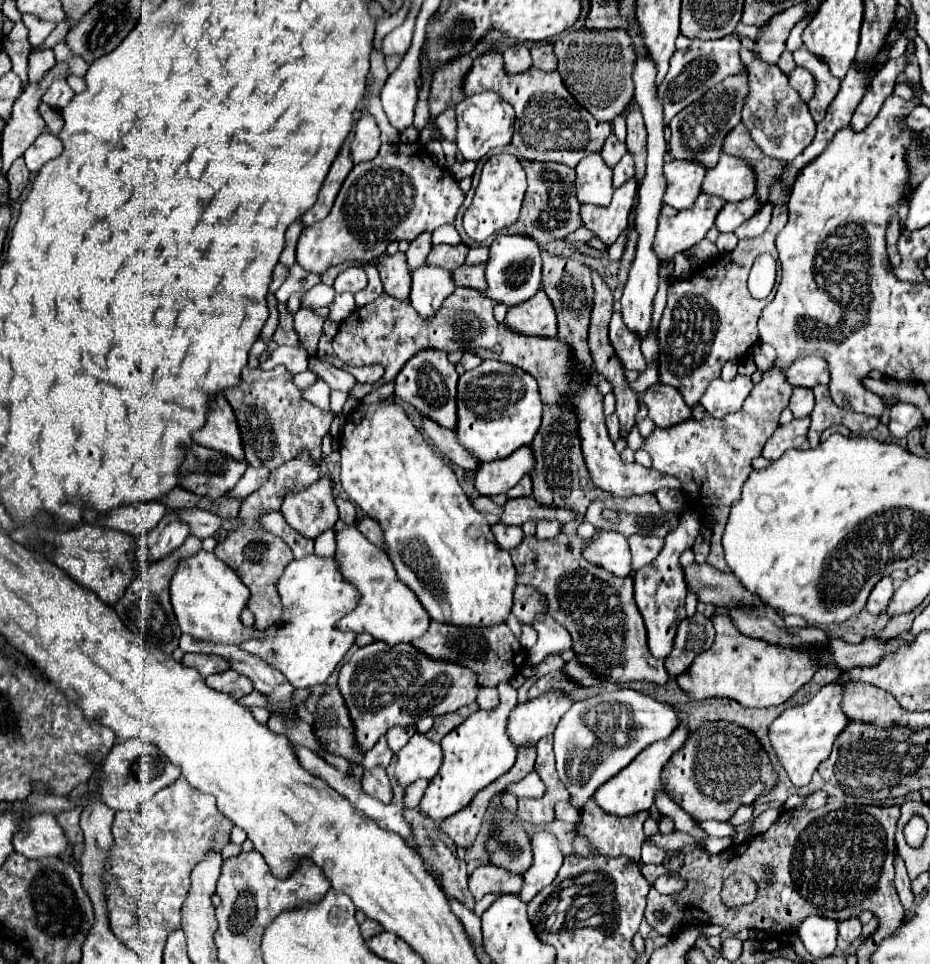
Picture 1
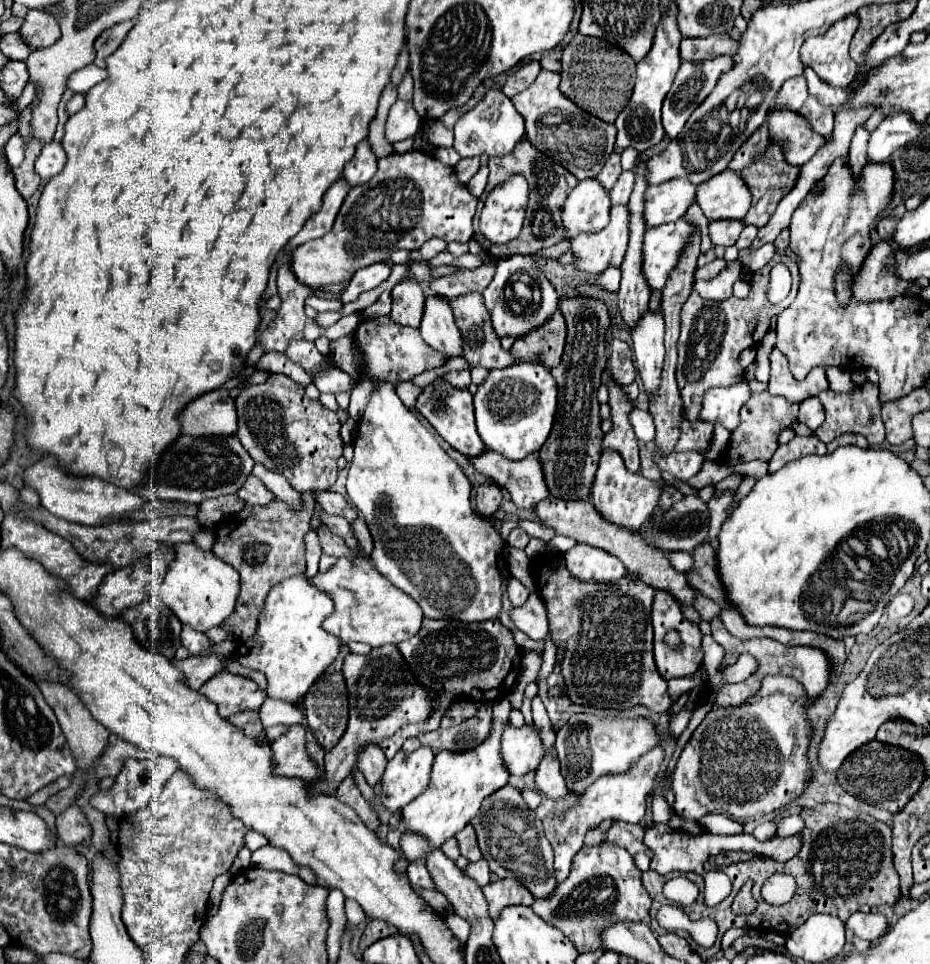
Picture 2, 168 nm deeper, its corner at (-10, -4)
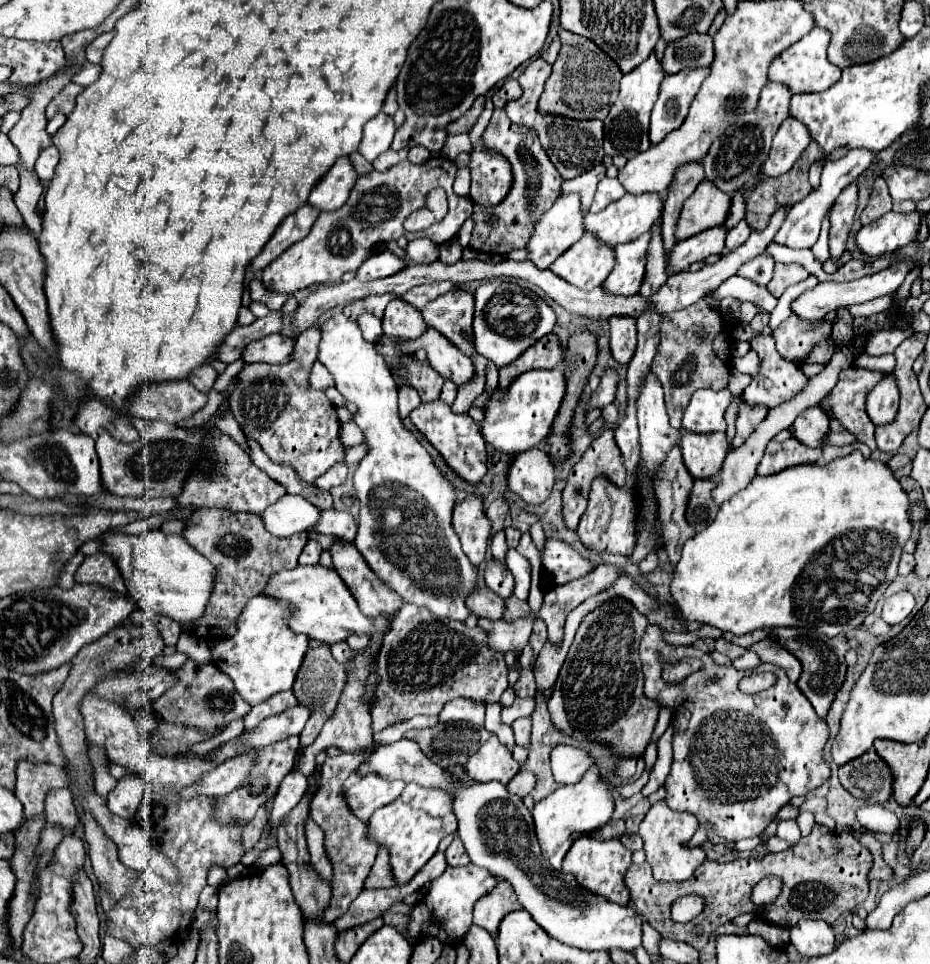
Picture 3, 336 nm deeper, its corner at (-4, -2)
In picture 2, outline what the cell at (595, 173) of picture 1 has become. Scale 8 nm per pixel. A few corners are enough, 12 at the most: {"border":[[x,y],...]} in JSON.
{"border":[[580,181],[562,207],[564,239],[598,233],[610,217],[608,191]]}

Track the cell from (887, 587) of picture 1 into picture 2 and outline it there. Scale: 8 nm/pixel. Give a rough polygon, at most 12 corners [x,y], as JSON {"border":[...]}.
{"border":[[898,593],[888,605],[892,621],[910,615],[914,599]]}

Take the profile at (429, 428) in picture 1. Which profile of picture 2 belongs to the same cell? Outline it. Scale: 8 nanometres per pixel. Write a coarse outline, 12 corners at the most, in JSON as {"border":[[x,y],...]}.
{"border":[[486,451],[470,463],[534,509],[550,495],[538,453],[510,461]]}

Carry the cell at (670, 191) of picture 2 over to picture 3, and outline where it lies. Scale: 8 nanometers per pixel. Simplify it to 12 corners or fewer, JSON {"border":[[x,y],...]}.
{"border":[[626,193],[584,219],[610,245],[628,243],[658,225],[660,193]]}

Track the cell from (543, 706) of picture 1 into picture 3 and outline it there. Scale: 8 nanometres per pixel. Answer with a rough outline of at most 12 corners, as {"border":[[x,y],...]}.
{"border":[[492,735],[464,767],[476,781],[504,785],[520,771]]}

